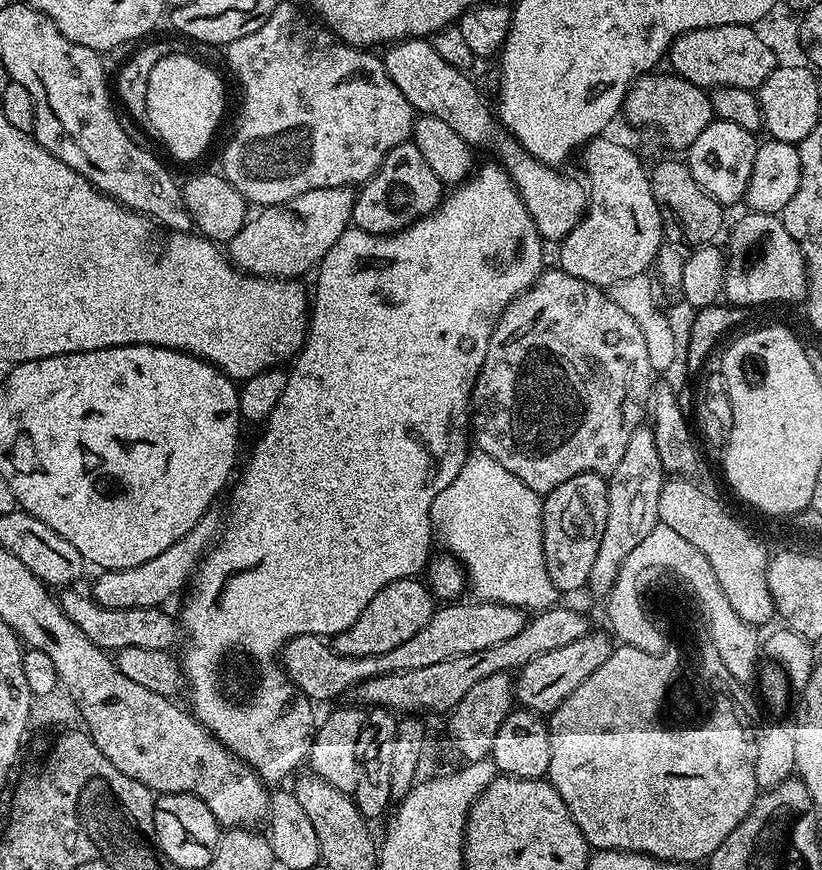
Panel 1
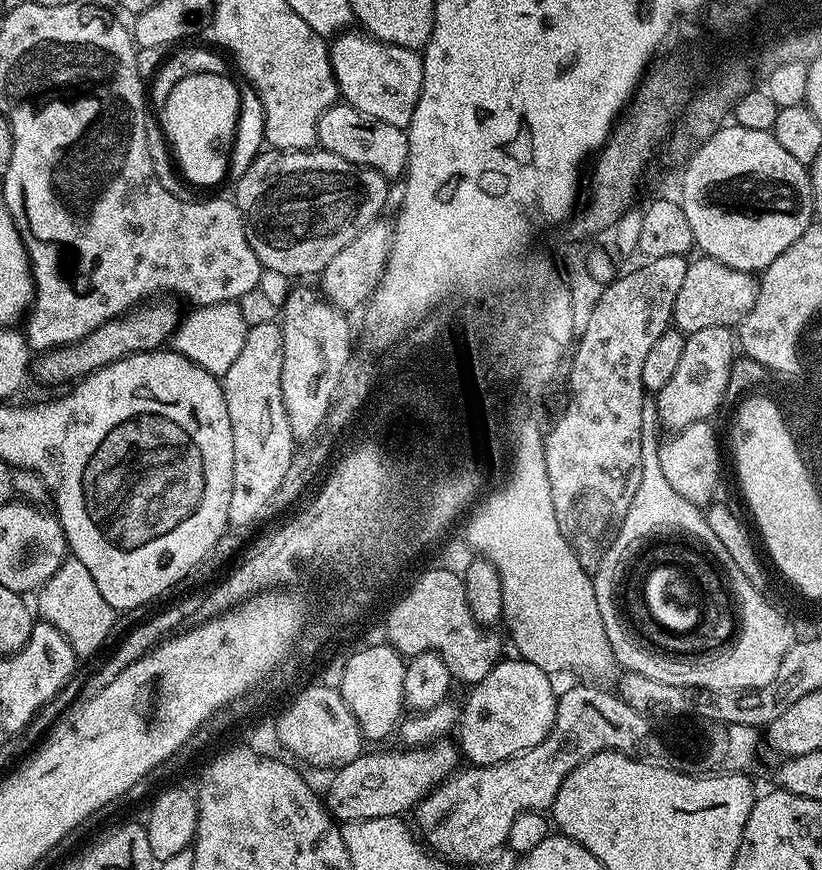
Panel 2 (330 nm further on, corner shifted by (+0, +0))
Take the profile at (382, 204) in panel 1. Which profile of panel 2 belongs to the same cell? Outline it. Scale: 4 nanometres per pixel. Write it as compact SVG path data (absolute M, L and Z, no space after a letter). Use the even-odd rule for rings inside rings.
M337 102L326 110L319 122L316 138L321 149L346 158L351 164L361 164L364 168L378 170L386 178L400 178L408 167L408 134L390 122L381 122L362 114L349 104Z

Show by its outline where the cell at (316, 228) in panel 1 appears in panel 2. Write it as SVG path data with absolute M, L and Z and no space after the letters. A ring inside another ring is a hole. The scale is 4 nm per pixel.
M172 298L149 299L116 320L98 326L98 330L86 334L86 338L82 338L77 344L67 344L65 348L51 348L48 352L39 353L34 360L34 376L36 372L37 378L44 384L67 385L124 356L132 356L135 352L155 352L163 349L171 341L173 332L182 321L182 311L180 312L175 302L177 303Z

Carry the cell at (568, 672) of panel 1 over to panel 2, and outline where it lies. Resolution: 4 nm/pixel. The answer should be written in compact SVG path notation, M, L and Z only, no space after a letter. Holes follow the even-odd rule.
M519 658L501 659L499 663L469 689L469 696L463 704L458 716L456 727L457 745L463 759L473 767L484 767L504 761L508 757L516 756L520 752L532 749L549 736L553 728L554 718L557 716L557 693L552 686L551 675L529 660Z

